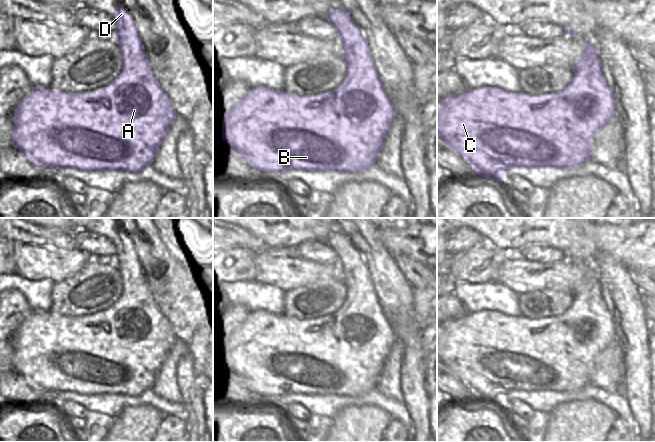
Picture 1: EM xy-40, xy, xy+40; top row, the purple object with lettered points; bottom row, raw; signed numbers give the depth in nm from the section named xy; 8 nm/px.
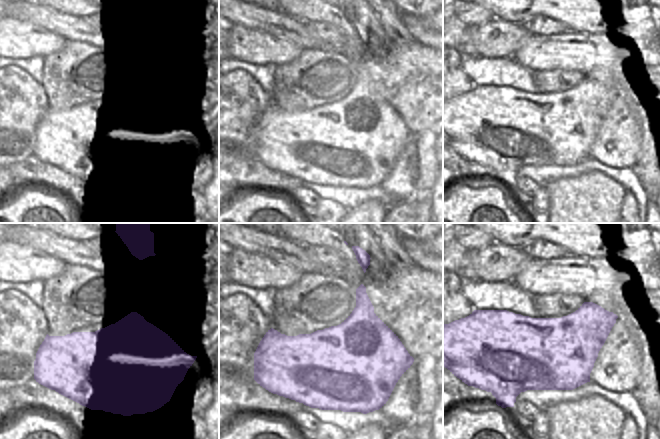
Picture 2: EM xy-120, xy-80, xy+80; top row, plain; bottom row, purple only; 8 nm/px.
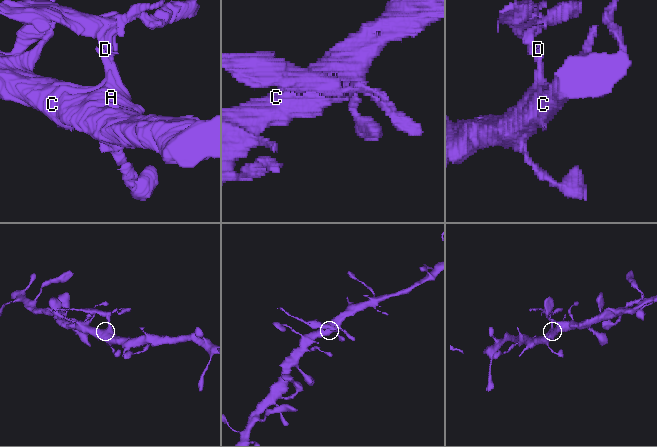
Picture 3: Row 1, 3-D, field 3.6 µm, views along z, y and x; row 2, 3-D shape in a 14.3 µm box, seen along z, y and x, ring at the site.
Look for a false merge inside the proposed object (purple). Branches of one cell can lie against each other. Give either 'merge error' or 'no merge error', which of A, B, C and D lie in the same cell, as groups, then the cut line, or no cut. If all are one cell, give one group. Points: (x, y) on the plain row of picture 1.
merge error | A B C / D | xy (369, 276), (366, 280), (344, 278)

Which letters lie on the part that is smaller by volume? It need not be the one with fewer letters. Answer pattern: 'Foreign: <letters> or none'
Foreign: D

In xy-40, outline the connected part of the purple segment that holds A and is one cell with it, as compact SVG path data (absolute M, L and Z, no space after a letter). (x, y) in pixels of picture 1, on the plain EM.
M146 278L143 281L122 279L122 296L103 313L87 317L63 317L45 311L32 311L14 336L12 368L37 391L137 397L154 386L175 340L168 320L156 306Z

